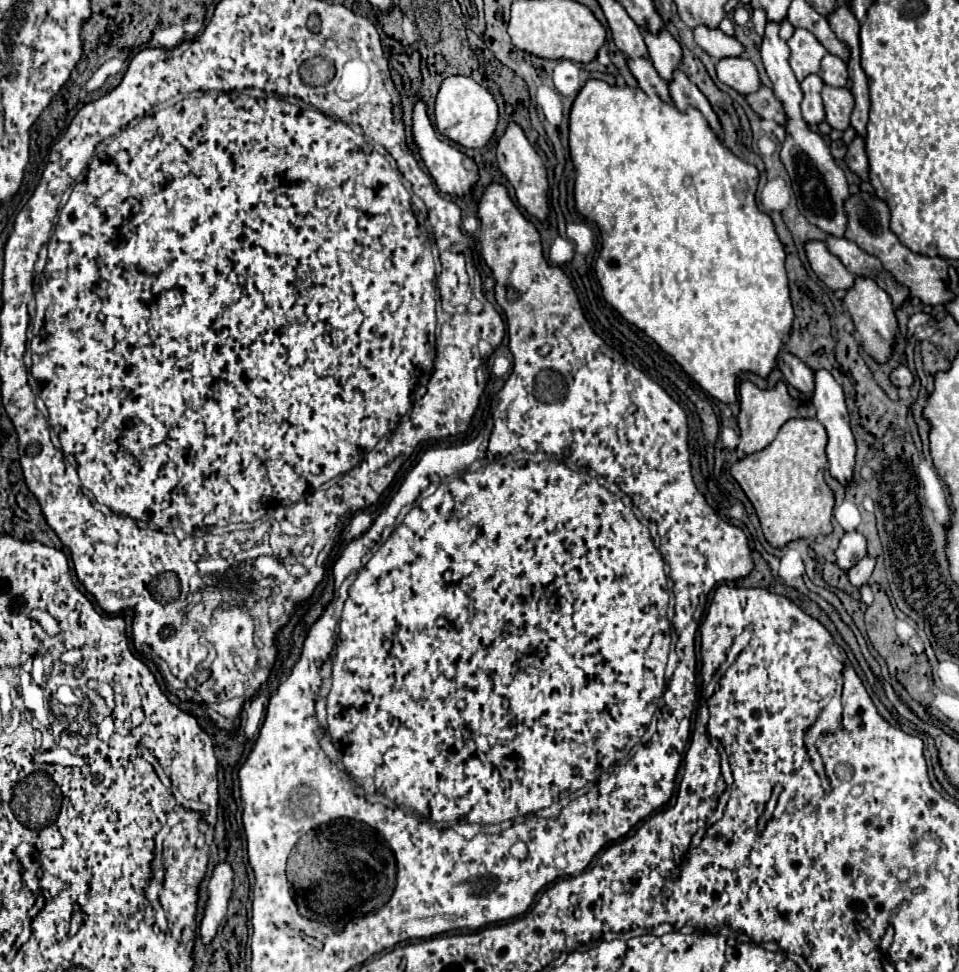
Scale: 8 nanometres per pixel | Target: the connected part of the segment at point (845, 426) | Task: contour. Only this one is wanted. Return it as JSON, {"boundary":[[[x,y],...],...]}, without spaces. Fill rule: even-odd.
{"boundary":[[[815,370],[813,372],[815,378],[815,390],[811,394],[811,404],[817,410],[817,420],[825,426],[829,442],[827,442],[827,460],[829,460],[829,472],[833,478],[837,478],[841,484],[849,482],[853,478],[853,468],[855,468],[855,438],[851,434],[849,428],[849,414],[845,408],[845,396],[843,396],[843,388],[835,382],[835,378],[831,376],[831,372],[827,370]]]}

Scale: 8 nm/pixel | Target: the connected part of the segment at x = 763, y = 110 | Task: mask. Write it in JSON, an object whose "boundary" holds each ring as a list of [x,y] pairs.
{"boundary":[[[761,86],[755,94],[747,96],[747,102],[749,106],[757,112],[759,118],[765,118],[765,120],[775,120],[777,124],[785,126],[785,112],[783,112],[783,104],[779,100],[775,100],[775,94],[771,88],[767,86]]]}

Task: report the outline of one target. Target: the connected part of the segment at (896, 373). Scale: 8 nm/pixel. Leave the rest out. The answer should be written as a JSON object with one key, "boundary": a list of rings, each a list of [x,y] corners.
{"boundary":[[[899,366],[897,370],[893,370],[893,372],[891,372],[891,382],[893,382],[895,386],[909,388],[915,380],[913,380],[913,374],[909,372],[909,368],[907,368],[907,366]]]}

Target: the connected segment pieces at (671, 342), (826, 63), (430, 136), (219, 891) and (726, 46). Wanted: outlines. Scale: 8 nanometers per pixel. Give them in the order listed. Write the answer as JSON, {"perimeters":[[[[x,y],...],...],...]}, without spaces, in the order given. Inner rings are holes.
{"perimeters":[[[[587,80],[579,90],[571,114],[569,114],[569,154],[575,166],[575,210],[593,220],[601,232],[601,252],[595,262],[595,272],[603,288],[605,300],[629,322],[653,338],[675,362],[713,398],[721,402],[735,402],[735,374],[739,370],[751,370],[763,378],[775,366],[775,358],[783,348],[783,336],[791,332],[793,324],[793,306],[789,298],[789,284],[785,272],[785,250],[779,242],[771,218],[761,212],[755,204],[755,190],[759,172],[755,166],[739,160],[709,128],[707,120],[697,108],[687,108],[679,112],[673,104],[663,100],[649,98],[641,88],[629,86],[609,86],[603,80]]],[[[827,54],[821,62],[821,70],[819,70],[819,78],[829,84],[829,86],[845,86],[847,84],[847,64],[833,56],[833,54]]],[[[417,100],[415,106],[413,106],[413,140],[415,140],[417,148],[419,148],[419,154],[421,154],[423,164],[427,166],[431,178],[435,180],[435,184],[439,186],[441,192],[451,194],[451,196],[463,196],[463,194],[467,194],[467,192],[473,188],[473,184],[475,184],[477,178],[479,178],[479,176],[477,176],[477,166],[475,166],[475,162],[473,162],[467,154],[463,154],[463,152],[459,152],[457,148],[453,148],[451,144],[439,140],[439,136],[435,134],[433,126],[431,126],[431,122],[429,122],[427,106],[425,106],[423,100]]],[[[227,862],[215,864],[215,870],[207,882],[207,902],[205,902],[205,912],[199,924],[199,940],[203,944],[209,944],[215,938],[217,928],[221,920],[225,918],[231,890],[233,890],[231,866]]],[[[697,26],[695,28],[695,42],[713,58],[727,58],[727,56],[741,56],[745,52],[745,46],[731,38],[725,36],[721,30],[711,30],[707,26]]]]}

